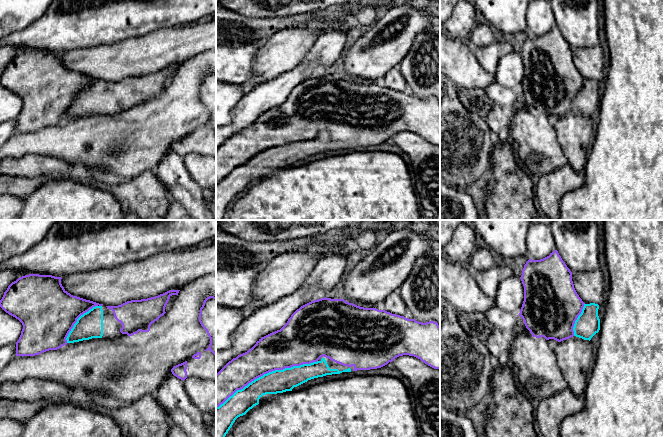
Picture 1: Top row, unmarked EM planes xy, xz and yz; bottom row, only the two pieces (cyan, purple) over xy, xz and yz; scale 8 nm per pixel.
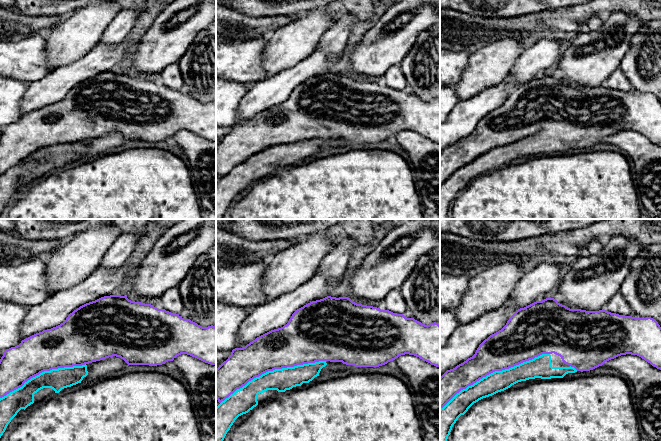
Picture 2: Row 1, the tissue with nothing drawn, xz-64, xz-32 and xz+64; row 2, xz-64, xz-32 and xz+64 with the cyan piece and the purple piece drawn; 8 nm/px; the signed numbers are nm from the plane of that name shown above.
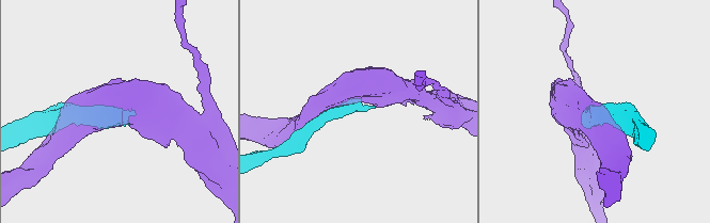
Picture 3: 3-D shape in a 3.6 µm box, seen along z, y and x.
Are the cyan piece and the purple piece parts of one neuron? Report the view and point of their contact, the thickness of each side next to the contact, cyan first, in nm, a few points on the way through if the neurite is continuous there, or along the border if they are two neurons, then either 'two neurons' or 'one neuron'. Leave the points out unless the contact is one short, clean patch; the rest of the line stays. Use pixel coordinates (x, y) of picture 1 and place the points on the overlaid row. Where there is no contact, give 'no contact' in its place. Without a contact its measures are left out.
xz (267, 373) | 190/320 nm | one neuron

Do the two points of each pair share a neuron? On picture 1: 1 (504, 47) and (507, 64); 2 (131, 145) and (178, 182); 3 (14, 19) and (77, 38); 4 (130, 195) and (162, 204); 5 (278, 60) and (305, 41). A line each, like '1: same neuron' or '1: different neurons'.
1: different neurons
2: different neurons
3: different neurons
4: same neuron
5: same neuron

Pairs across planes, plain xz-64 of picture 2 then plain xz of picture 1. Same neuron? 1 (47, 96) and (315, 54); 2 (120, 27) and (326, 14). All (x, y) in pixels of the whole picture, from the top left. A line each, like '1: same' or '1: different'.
1: different
2: different

